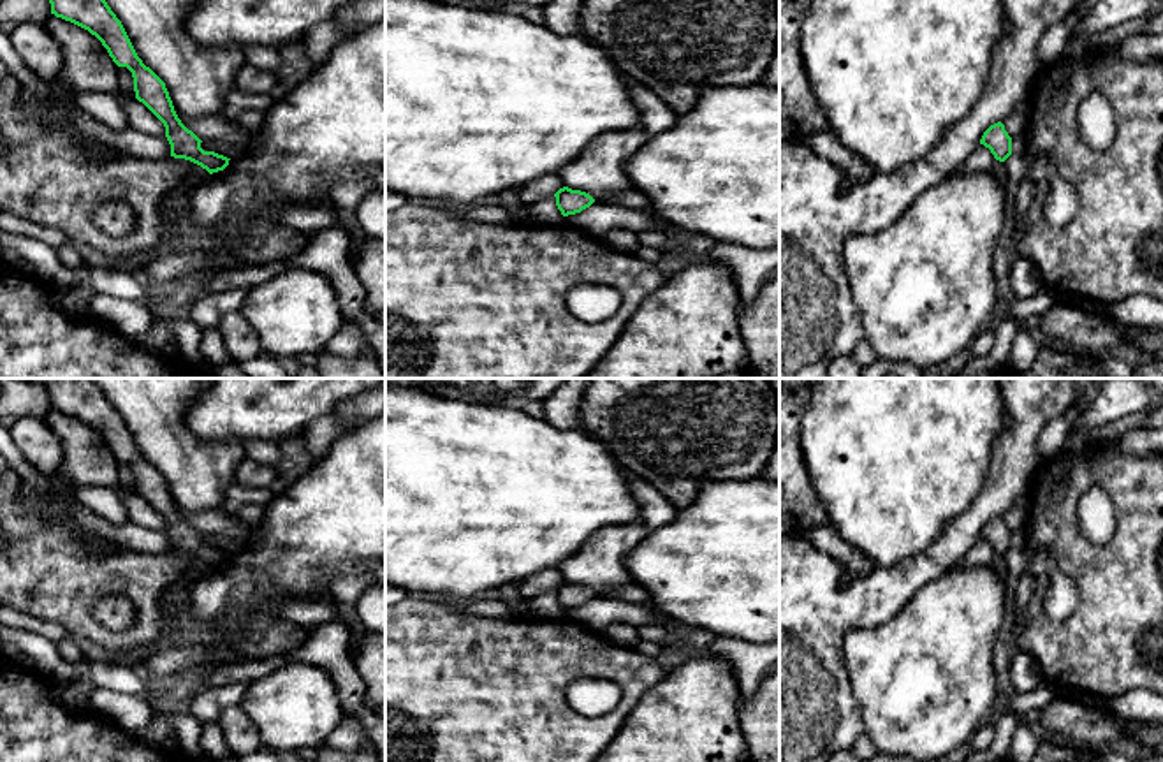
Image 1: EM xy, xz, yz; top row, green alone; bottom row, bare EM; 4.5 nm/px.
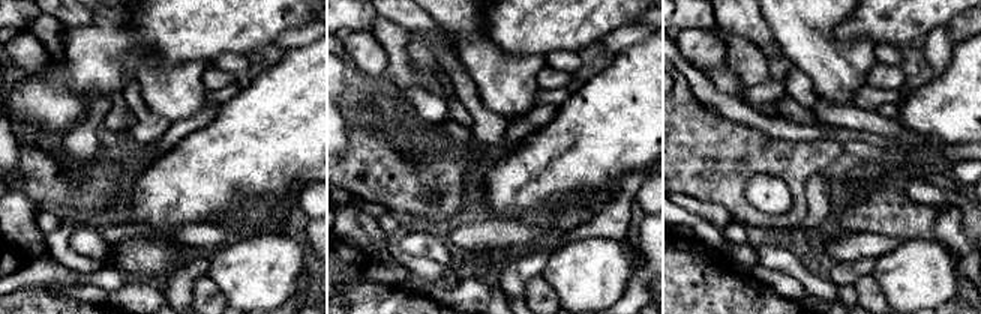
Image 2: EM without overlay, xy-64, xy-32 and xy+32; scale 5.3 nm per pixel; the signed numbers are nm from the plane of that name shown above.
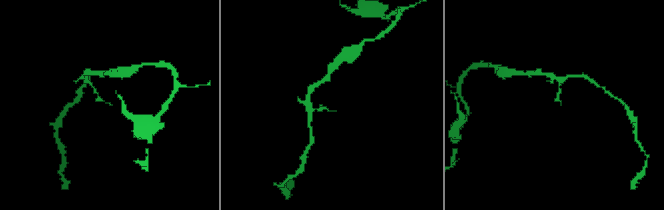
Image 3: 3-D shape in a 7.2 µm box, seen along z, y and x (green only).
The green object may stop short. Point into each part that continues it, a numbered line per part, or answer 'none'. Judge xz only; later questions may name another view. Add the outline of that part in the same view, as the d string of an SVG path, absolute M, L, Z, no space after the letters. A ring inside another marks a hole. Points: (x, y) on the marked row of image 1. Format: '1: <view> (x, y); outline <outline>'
none

